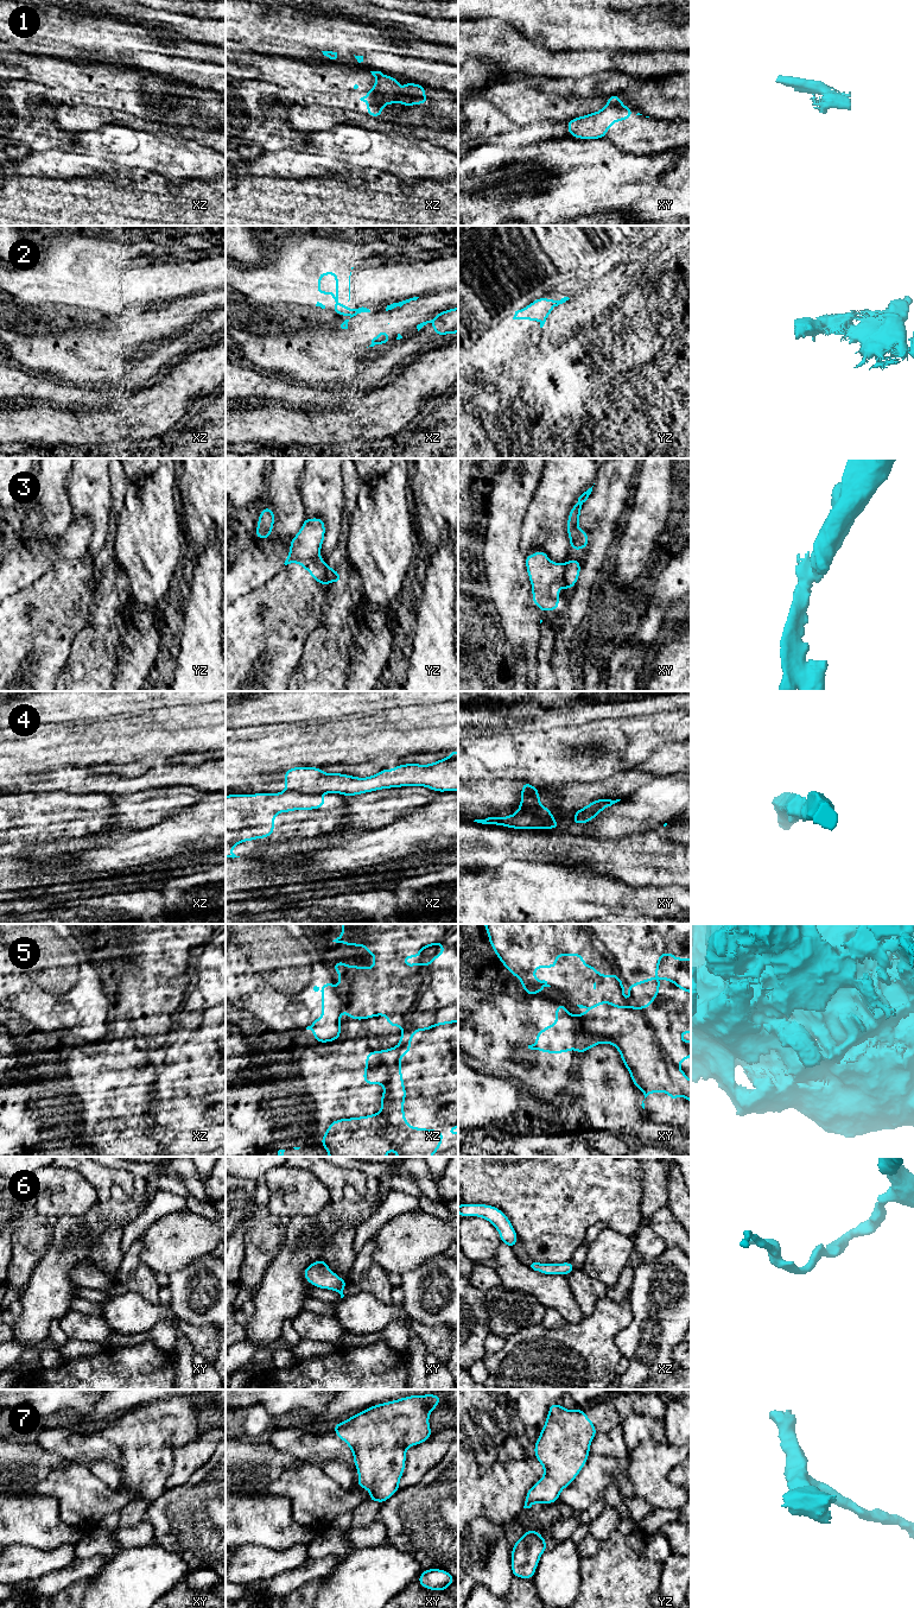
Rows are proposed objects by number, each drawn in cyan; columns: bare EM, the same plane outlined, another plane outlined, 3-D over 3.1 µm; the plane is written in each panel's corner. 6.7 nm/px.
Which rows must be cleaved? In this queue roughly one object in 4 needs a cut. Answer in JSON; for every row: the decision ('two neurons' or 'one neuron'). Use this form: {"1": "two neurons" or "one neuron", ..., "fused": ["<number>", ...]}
{"1": "two neurons", "2": "one neuron", "3": "two neurons", "4": "two neurons", "5": "two neurons", "6": "one neuron", "7": "one neuron", "fused": ["1", "3", "4", "5"]}

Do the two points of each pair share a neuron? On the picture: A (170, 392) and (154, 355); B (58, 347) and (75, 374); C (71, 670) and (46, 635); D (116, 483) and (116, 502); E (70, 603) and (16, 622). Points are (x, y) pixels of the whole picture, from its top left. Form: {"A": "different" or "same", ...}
{"A": "different", "B": "same", "C": "different", "D": "same", "E": "same"}

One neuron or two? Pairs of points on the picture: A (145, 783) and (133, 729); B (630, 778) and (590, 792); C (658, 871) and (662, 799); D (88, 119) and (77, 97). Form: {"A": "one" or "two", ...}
{"A": "one", "B": "one", "C": "two", "D": "two"}

